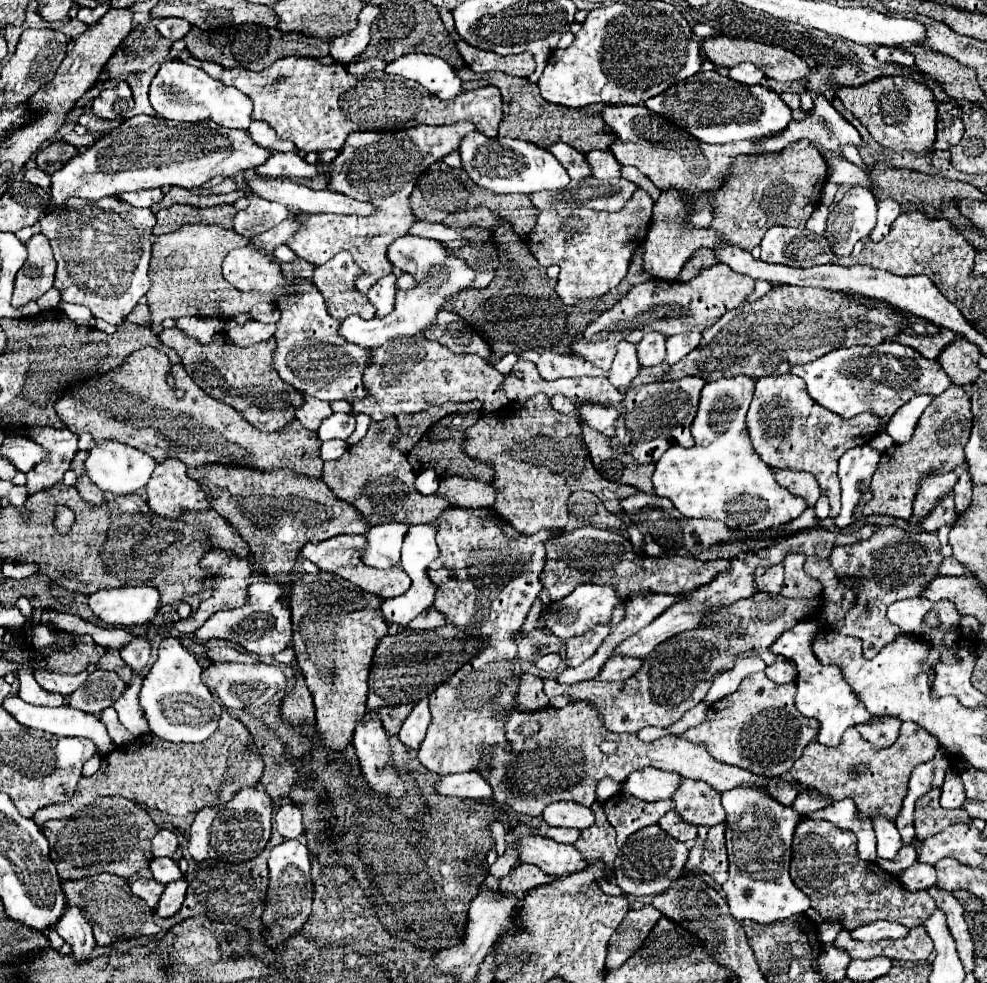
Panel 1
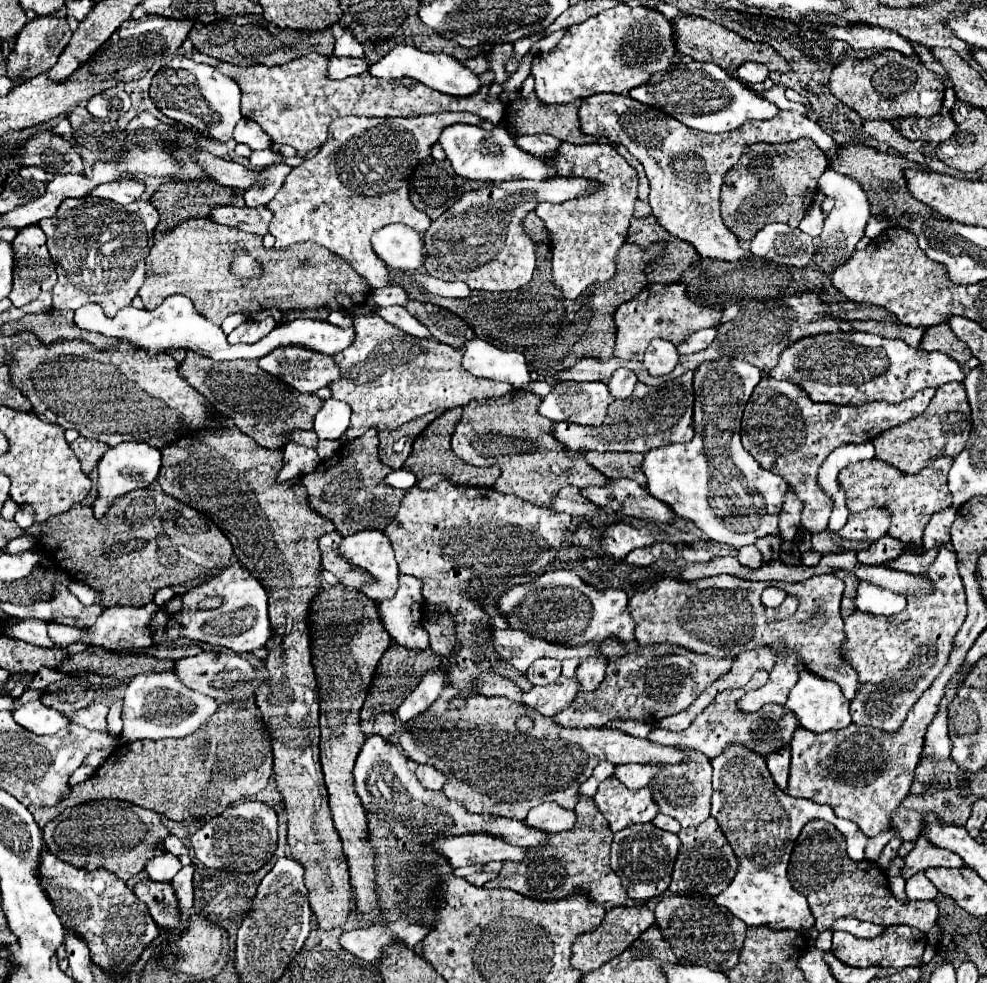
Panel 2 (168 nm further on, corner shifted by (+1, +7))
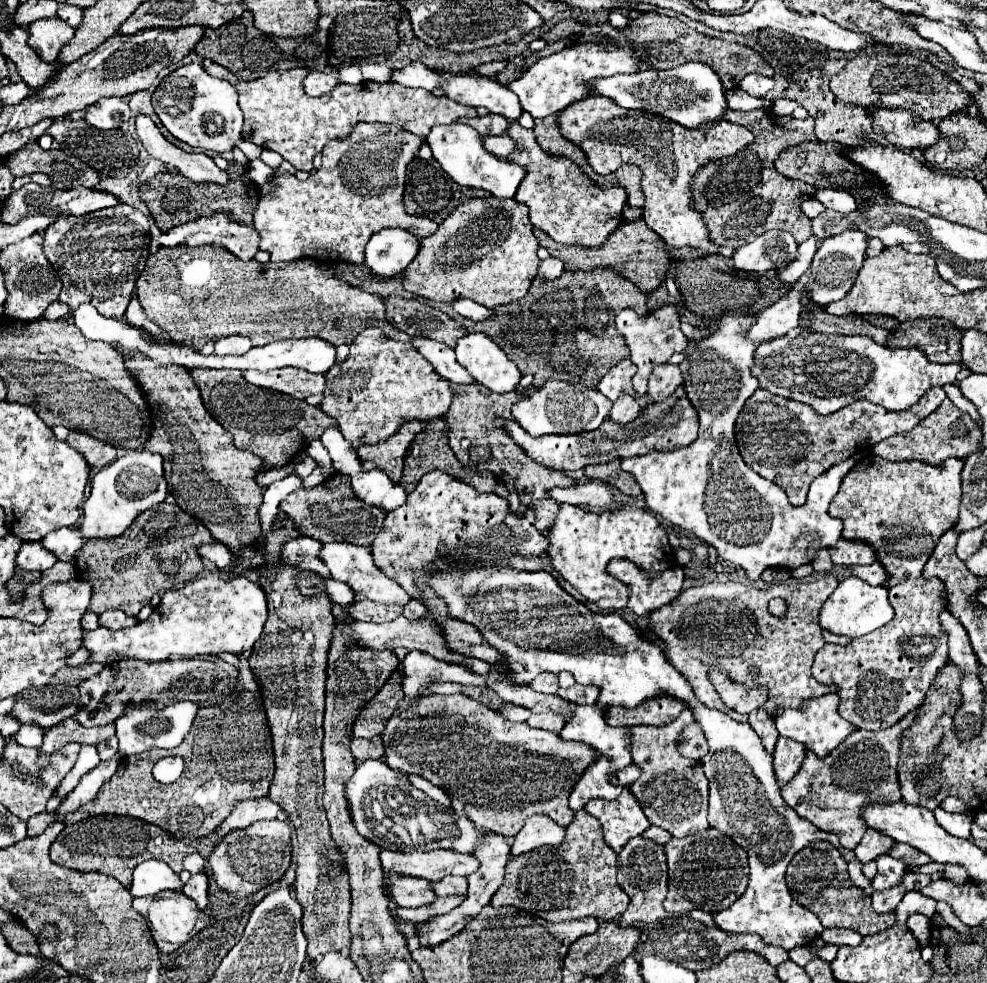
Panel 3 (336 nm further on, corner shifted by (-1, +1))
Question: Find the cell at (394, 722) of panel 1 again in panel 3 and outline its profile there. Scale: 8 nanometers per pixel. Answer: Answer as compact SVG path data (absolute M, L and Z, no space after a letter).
M375 735L371 739L353 739L351 751L353 751L357 765L367 759L381 759L383 757L383 739L379 735Z

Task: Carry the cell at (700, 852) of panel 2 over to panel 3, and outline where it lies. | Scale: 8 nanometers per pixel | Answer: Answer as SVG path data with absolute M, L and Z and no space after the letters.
M705 829L683 839L671 839L665 843L669 865L669 895L665 899L665 911L673 915L685 915L687 911L701 909L717 913L733 905L747 887L749 865L747 853L717 829Z

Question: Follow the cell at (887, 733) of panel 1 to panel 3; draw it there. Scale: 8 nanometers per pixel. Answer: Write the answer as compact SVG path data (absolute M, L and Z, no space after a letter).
M907 579L893 587L893 609L895 617L891 623L853 639L849 645L825 645L821 651L817 651L813 661L813 677L819 683L835 683L841 687L839 697L839 715L853 723L857 729L867 731L879 731L893 727L897 721L901 721L909 711L921 705L925 699L925 693L929 691L935 675L945 667L947 663L947 633L943 631L943 625L939 623L939 615L943 611L949 611L947 607L947 591L943 591L941 579Z

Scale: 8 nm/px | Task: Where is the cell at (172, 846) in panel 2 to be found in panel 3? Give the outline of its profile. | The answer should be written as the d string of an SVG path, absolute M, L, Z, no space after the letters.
M191 853L185 857L185 863L183 867L189 871L189 873L199 873L205 869L205 859L199 855L199 853Z

